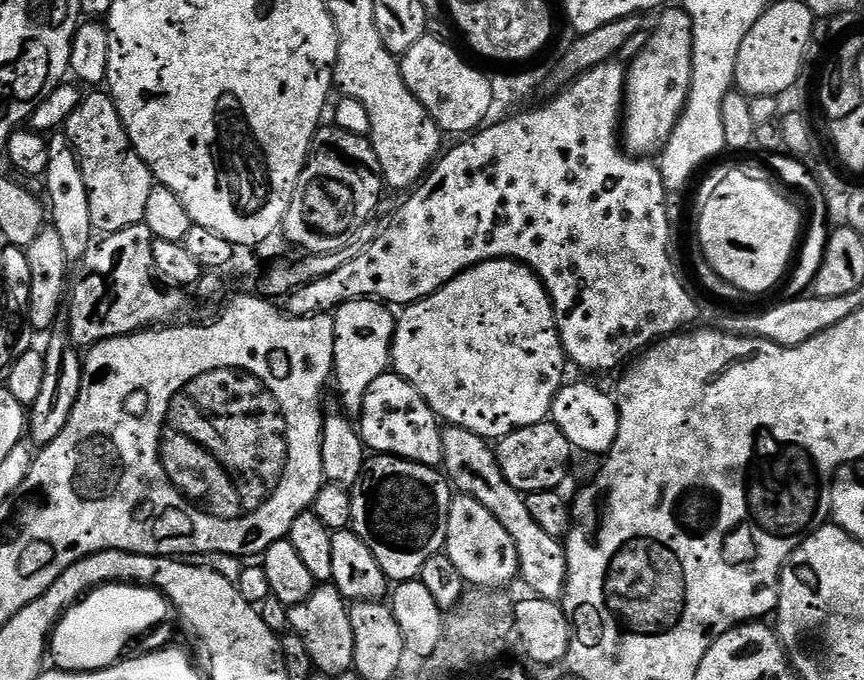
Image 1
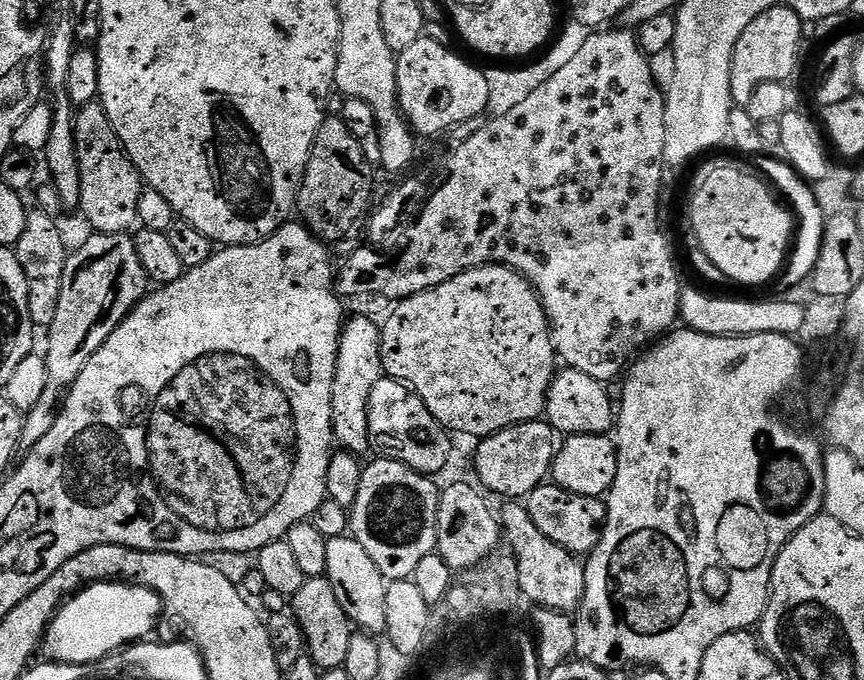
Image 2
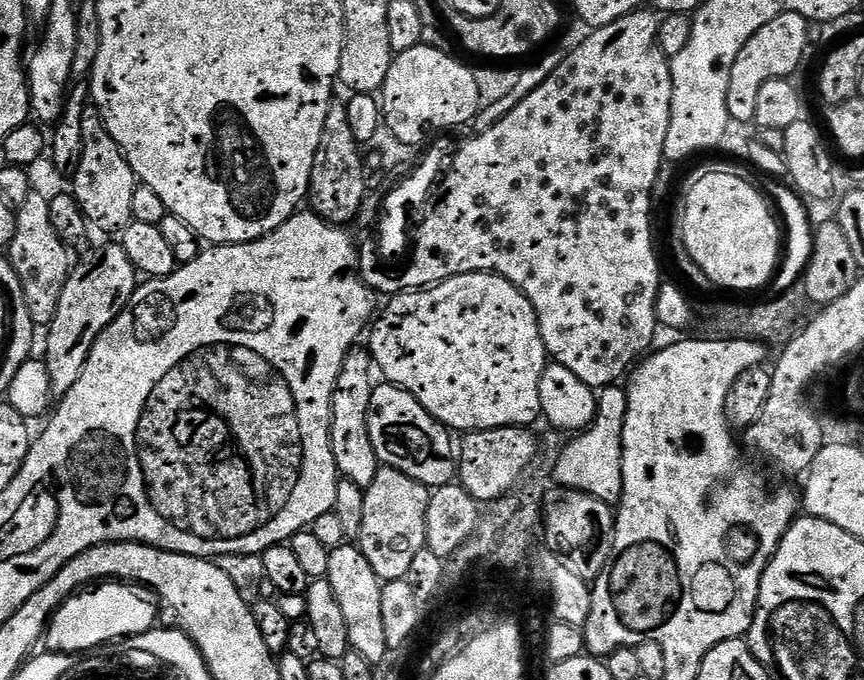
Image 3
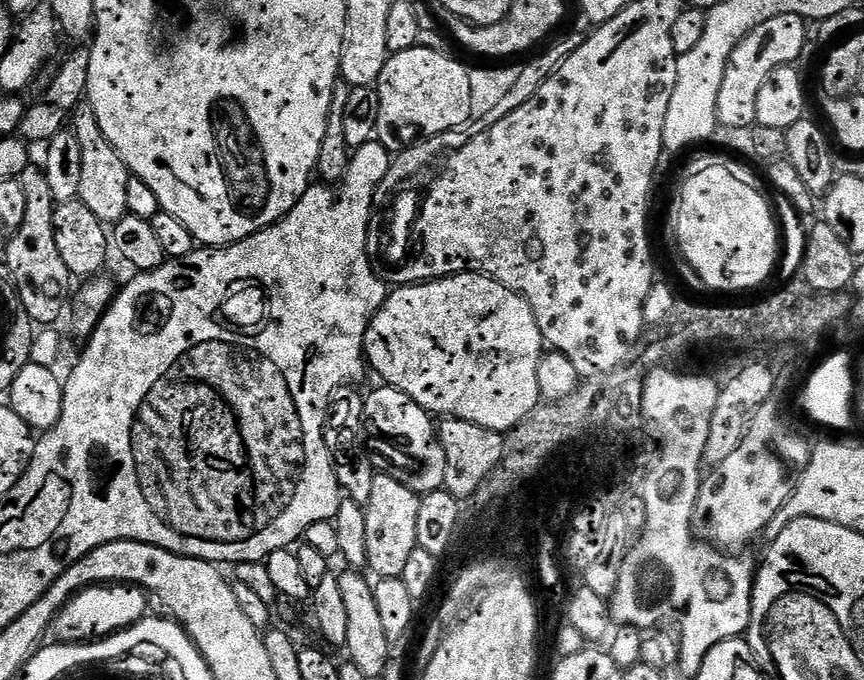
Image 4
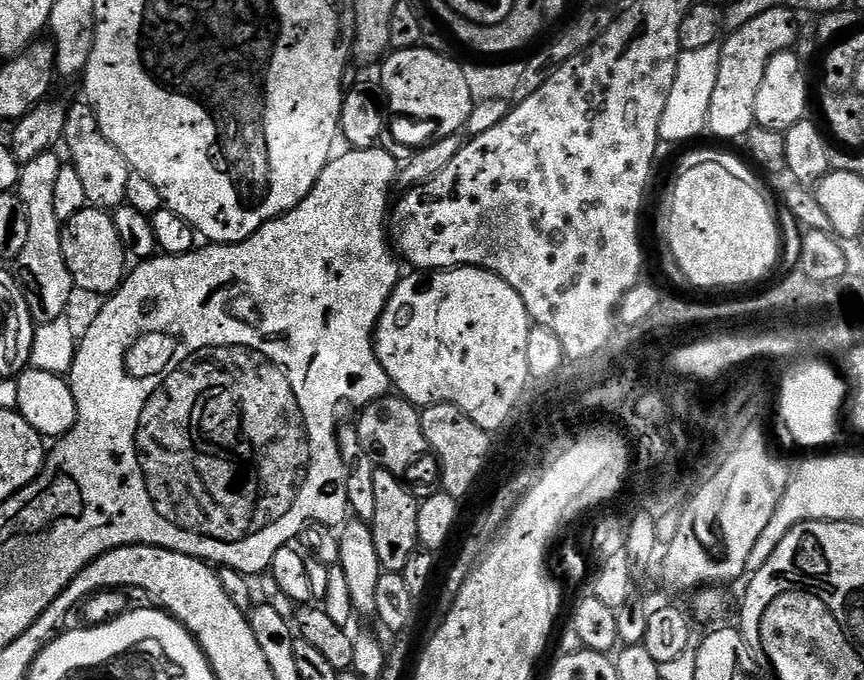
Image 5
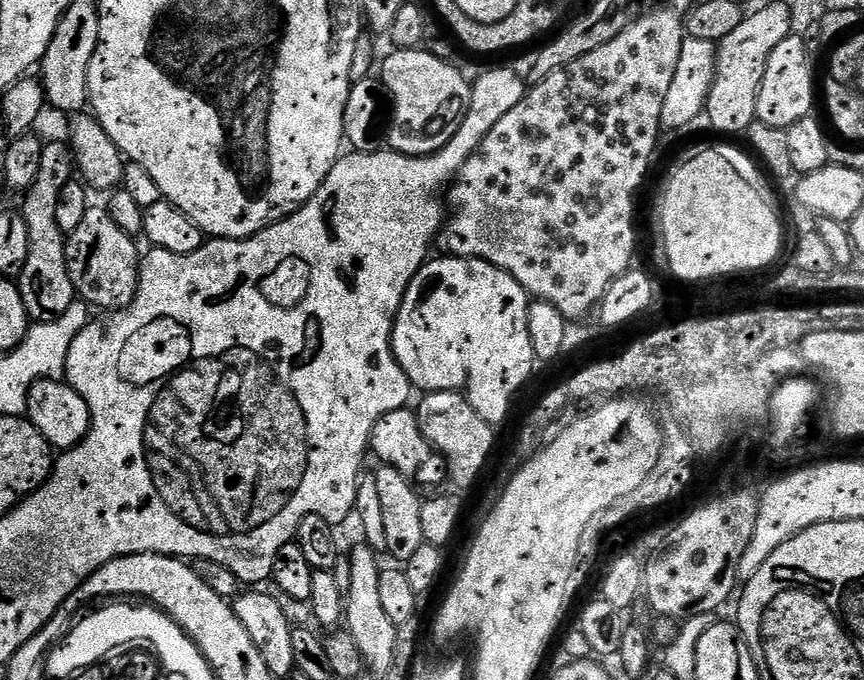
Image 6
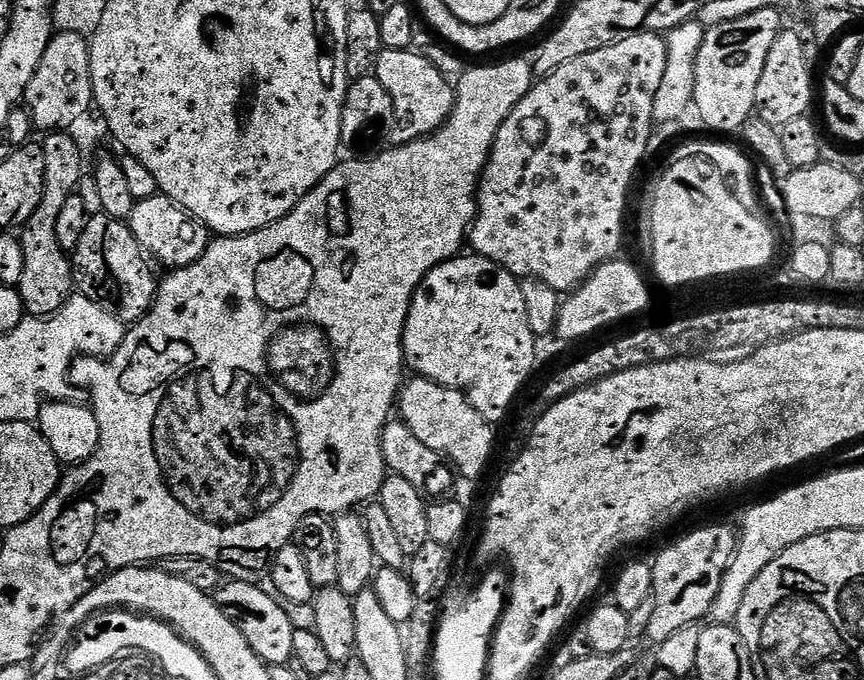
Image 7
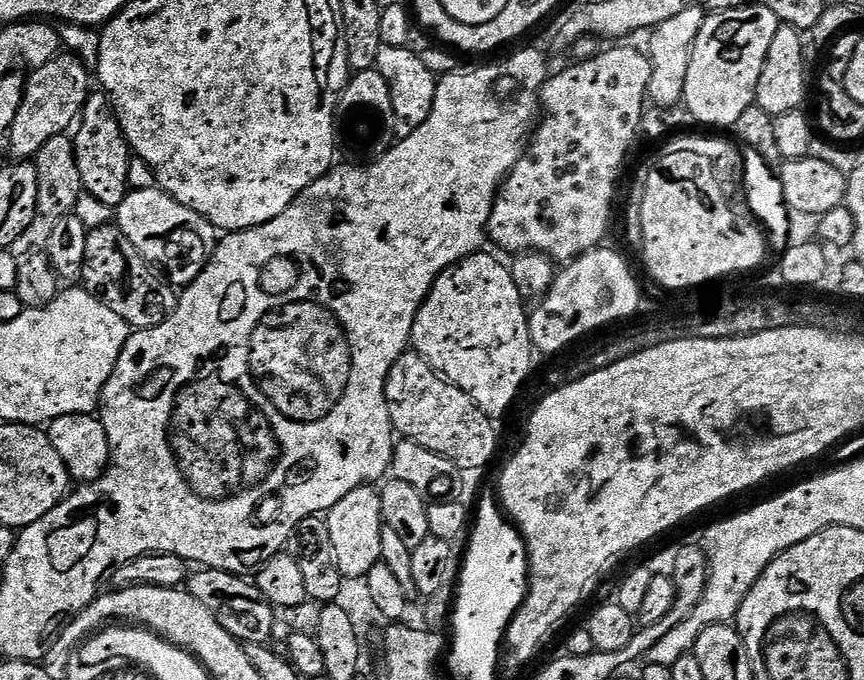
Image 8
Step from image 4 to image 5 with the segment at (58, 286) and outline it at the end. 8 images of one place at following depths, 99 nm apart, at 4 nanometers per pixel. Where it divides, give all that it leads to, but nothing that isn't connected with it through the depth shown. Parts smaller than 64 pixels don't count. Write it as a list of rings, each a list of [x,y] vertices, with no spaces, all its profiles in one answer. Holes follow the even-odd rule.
[[[49,150],[38,154],[30,162],[23,164],[20,170],[20,181],[14,189],[26,210],[26,246],[22,246],[22,254],[14,262],[16,283],[20,285],[26,298],[26,306],[30,310],[33,321],[37,325],[53,324],[61,319],[72,300],[74,285],[70,270],[66,270],[66,262],[60,249],[60,230],[62,222],[54,214],[54,181],[58,178],[58,170],[62,160],[56,157],[55,151]]]

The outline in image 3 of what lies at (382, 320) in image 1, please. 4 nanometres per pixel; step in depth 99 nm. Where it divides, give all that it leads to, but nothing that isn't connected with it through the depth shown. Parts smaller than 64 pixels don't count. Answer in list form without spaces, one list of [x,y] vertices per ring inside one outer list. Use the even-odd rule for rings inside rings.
[[[353,350],[344,360],[342,370],[338,374],[338,382],[332,395],[332,429],[330,442],[336,463],[336,471],[343,479],[354,482],[360,488],[368,488],[370,482],[382,467],[380,459],[374,454],[374,446],[370,442],[368,429],[368,411],[374,387],[374,361],[367,351]]]

